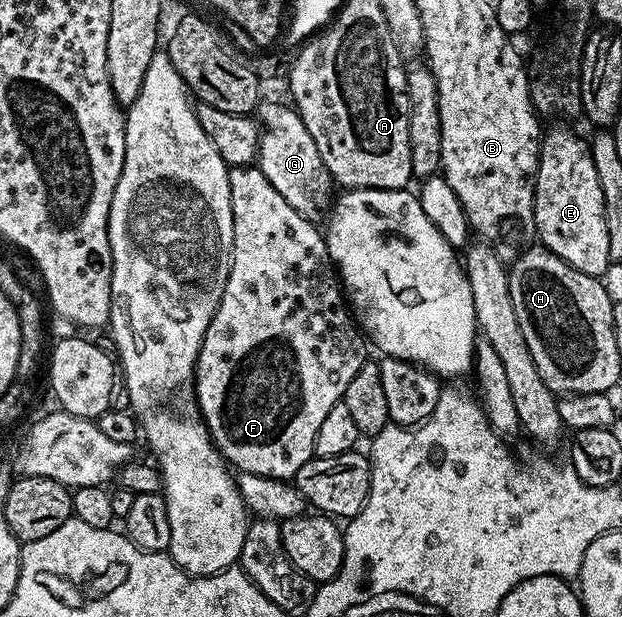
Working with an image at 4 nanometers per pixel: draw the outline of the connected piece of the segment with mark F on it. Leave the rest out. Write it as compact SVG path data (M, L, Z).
M256 165L235 166L229 172L229 187L231 188L231 212L233 213L233 263L229 265L227 284L223 288L223 296L215 316L205 333L205 339L197 357L195 371L195 387L197 386L197 406L199 417L209 430L221 457L230 467L236 468L243 474L258 474L268 478L296 479L299 468L307 464L314 457L315 436L319 432L319 424L331 412L336 402L342 401L347 392L347 384L355 380L355 372L367 360L365 346L367 338L359 329L350 307L347 305L346 295L339 281L339 275L329 260L329 249L325 243L324 233L314 223L308 222L299 212L295 212L287 200L272 187L267 176Z

